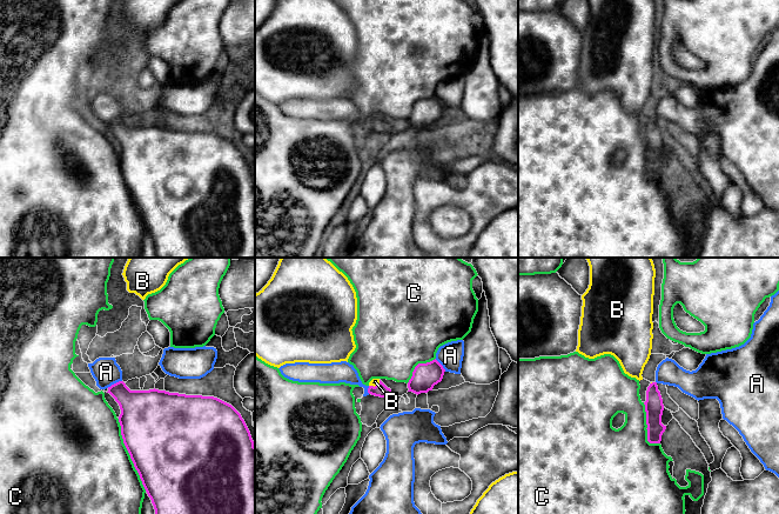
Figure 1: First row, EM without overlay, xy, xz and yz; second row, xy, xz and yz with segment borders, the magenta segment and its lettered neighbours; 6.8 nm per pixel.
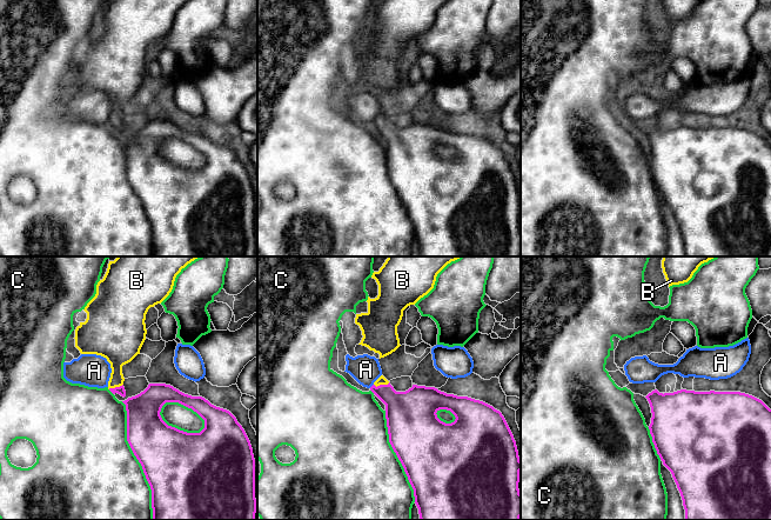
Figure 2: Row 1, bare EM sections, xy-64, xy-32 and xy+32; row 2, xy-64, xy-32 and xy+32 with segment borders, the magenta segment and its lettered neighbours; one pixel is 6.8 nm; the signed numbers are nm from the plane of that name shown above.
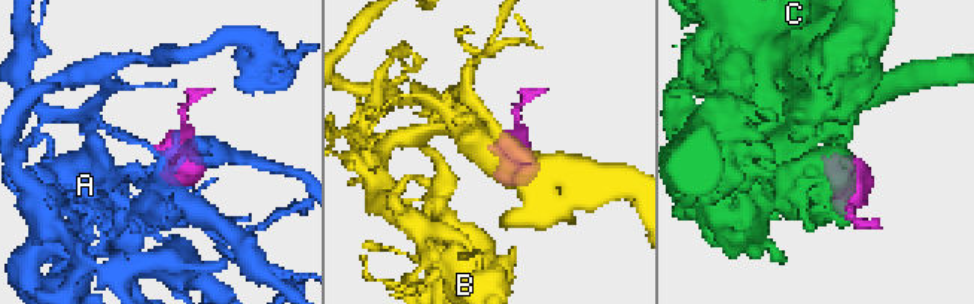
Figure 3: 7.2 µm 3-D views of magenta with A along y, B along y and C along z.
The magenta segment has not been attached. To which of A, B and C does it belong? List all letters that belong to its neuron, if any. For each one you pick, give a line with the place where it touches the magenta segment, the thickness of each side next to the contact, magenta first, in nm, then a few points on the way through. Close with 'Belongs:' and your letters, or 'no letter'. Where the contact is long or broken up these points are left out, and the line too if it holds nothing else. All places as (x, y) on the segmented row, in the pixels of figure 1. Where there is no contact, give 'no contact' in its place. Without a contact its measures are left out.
B: contact xz (376, 385); calibres 90 and 50 nm; way xz (381, 389), (376, 385), (375, 381)
Belongs: B

